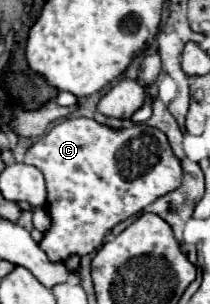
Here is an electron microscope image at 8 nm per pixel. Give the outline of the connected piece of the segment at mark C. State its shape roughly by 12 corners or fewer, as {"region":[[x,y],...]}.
{"region":[[66,118],[24,154],[52,262],[176,190],[164,132]]}

